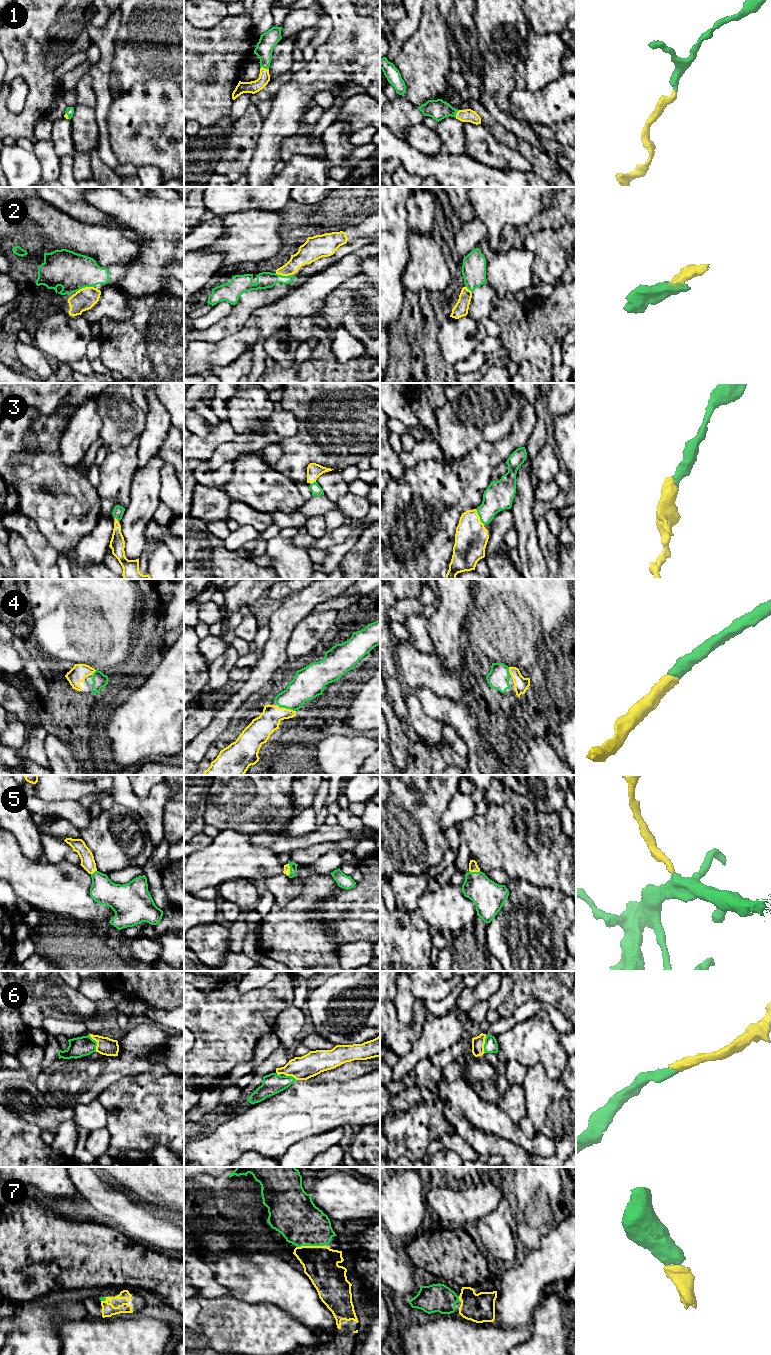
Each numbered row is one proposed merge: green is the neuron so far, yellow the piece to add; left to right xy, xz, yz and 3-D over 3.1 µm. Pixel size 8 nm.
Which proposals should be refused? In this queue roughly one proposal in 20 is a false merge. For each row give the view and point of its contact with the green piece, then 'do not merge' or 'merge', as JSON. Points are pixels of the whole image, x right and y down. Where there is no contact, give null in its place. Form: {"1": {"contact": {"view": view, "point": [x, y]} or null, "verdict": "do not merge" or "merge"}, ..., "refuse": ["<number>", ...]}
{"1": {"contact": {"view": "xz", "point": [265, 68]}, "verdict": "merge"}, "2": {"contact": {"view": "xy", "point": [84, 287]}, "verdict": "merge"}, "3": {"contact": {"view": "yz", "point": [479, 516]}, "verdict": "merge"}, "4": {"contact": {"view": "xz", "point": [290, 709]}, "verdict": "merge"}, "5": {"contact": {"view": "xz", "point": [290, 869]}, "verdict": "merge"}, "6": {"contact": {"view": "xy", "point": [96, 1043]}, "verdict": "merge"}, "7": {"contact": {"view": "xz", "point": [317, 1245]}, "verdict": "merge"}, "refuse": []}

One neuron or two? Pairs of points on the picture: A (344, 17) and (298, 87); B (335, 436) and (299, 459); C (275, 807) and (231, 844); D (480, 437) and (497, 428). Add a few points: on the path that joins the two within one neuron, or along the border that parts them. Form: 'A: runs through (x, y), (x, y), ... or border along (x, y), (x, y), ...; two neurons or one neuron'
A: runs through (344, 35), (344, 42), (316, 70); one neuron
B: runs through (326, 440), (321, 440), (308, 450); one neuron
C: border along (238, 830), (242, 832); two neurons
D: runs through (484, 433), (493, 430); one neuron

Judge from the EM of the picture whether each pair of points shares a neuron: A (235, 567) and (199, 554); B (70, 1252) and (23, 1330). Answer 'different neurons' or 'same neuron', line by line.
A: same neuron
B: different neurons

